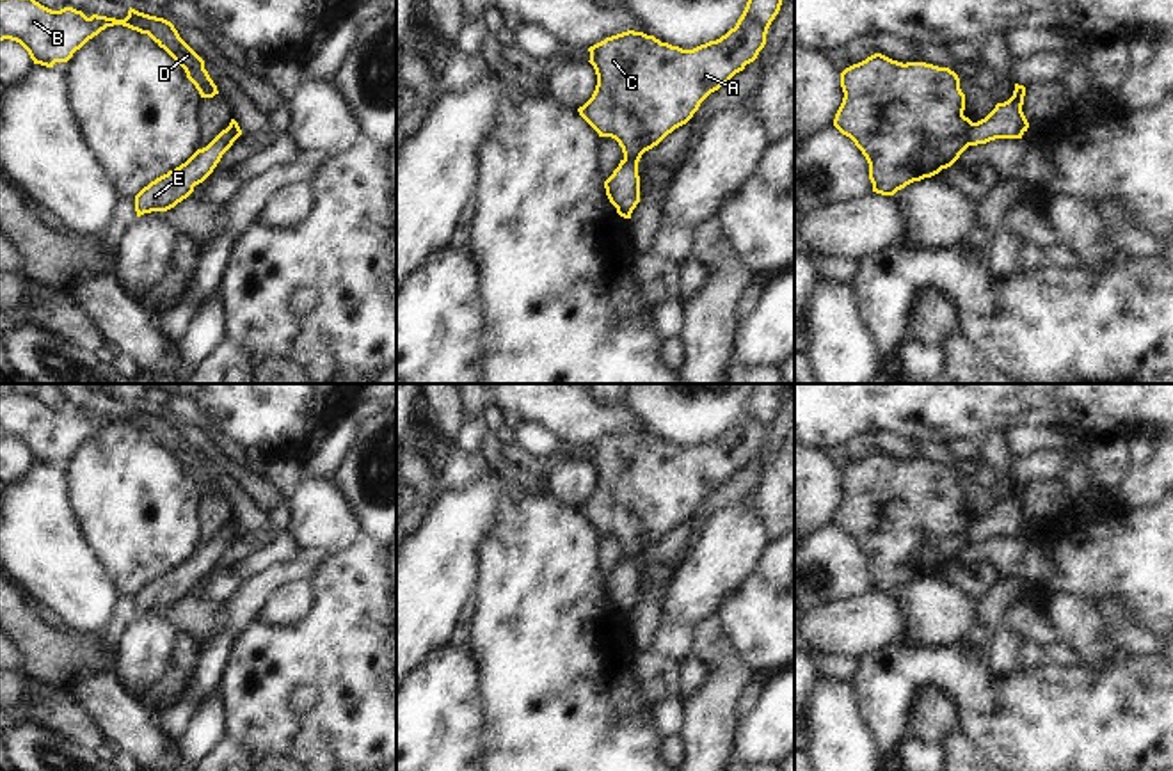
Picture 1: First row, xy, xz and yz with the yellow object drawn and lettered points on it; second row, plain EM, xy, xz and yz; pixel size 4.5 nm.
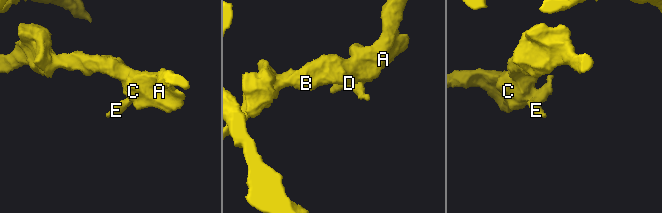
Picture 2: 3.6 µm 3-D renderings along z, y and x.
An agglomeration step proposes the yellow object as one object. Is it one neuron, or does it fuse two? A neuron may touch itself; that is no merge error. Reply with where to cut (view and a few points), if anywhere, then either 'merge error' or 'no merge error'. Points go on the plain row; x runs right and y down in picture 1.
yz (973, 521), (967, 542) | merge error

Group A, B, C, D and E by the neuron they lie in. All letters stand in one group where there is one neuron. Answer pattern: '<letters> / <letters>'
A B C D / E

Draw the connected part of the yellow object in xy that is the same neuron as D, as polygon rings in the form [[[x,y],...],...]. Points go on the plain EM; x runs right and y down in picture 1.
[[[14,389],[0,394],[0,439],[11,437],[20,441],[34,458],[46,465],[53,465],[55,460],[68,460],[76,448],[80,448],[89,437],[98,433],[107,425],[123,423],[140,432],[148,432],[160,446],[164,446],[187,471],[187,476],[196,483],[201,496],[213,496],[219,492],[217,483],[204,467],[204,458],[180,435],[174,423],[164,416],[149,414],[130,405],[124,417],[107,416],[92,412],[87,416],[82,409],[64,405],[52,409],[34,394],[21,394]]]

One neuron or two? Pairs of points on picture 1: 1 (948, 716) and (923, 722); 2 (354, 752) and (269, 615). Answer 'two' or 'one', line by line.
1: one
2: two

